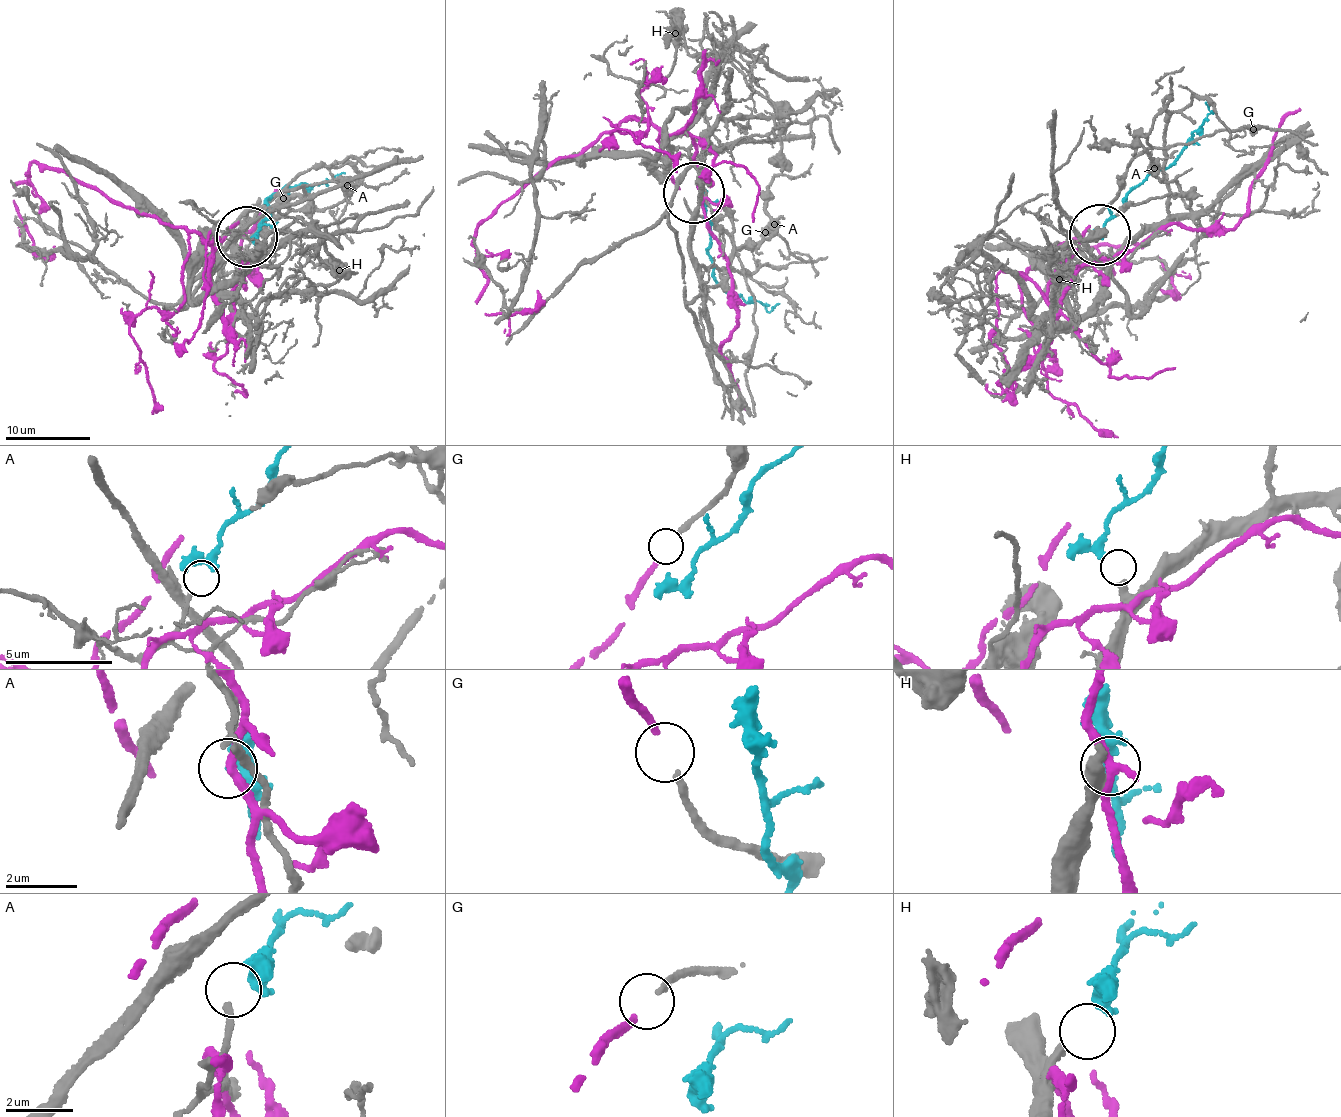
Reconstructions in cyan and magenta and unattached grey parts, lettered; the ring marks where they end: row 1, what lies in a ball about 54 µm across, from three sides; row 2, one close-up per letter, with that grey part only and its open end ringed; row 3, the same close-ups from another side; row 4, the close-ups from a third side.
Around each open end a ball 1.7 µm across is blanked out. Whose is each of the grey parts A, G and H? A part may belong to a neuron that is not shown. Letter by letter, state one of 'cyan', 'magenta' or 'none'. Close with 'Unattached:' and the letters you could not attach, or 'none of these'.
A: cyan
G: magenta
H: none
Unattached: H

